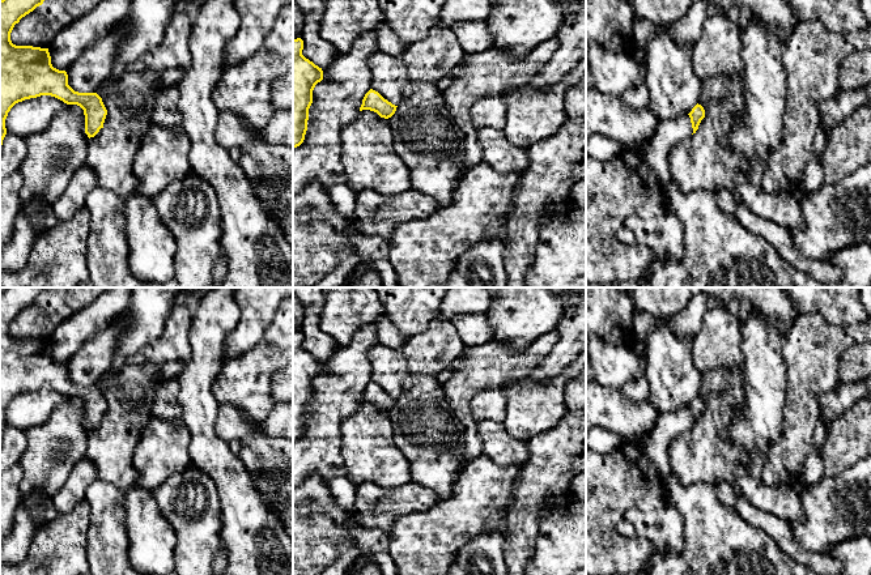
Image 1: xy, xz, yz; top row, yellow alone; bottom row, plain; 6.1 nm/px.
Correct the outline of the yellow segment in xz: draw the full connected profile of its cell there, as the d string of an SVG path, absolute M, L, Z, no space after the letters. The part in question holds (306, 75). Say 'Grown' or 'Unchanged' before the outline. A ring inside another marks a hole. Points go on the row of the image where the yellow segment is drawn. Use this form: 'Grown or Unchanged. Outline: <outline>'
Unchanged. Outline: M293 39L293 149L299 146L307 131L313 90L323 80L323 71L302 55L303 41Z

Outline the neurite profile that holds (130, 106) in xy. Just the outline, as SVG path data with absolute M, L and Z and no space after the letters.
M124 72L119 84L102 98L107 110L103 127L89 139L86 165L94 171L97 187L128 199L137 195L139 178L133 171L133 158L141 140L152 125L152 115L158 93L156 72Z

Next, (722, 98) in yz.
M743 72L728 76L711 76L702 82L702 95L698 99L705 110L705 118L698 129L688 139L676 144L670 154L668 163L671 180L684 193L706 189L711 193L718 189L735 191L735 175L748 172L749 163L742 154L732 153L727 146L735 120L744 112Z

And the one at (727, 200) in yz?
M718 189L714 192L715 200L727 216L735 217L735 208L738 203L738 196L735 192L727 191L727 189Z

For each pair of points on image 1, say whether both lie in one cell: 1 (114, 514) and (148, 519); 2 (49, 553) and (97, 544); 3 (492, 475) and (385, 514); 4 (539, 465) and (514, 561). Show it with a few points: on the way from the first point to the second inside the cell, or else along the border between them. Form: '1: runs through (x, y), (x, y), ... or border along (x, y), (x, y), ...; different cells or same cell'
1: border along (124, 492), (124, 528), (128, 545); different cells
2: border along (89, 516), (86, 535), (88, 561); different cells
3: border along (440, 501), (421, 512), (409, 512); different cells
4: runs through (535, 489), (523, 514), (521, 537); same cell

